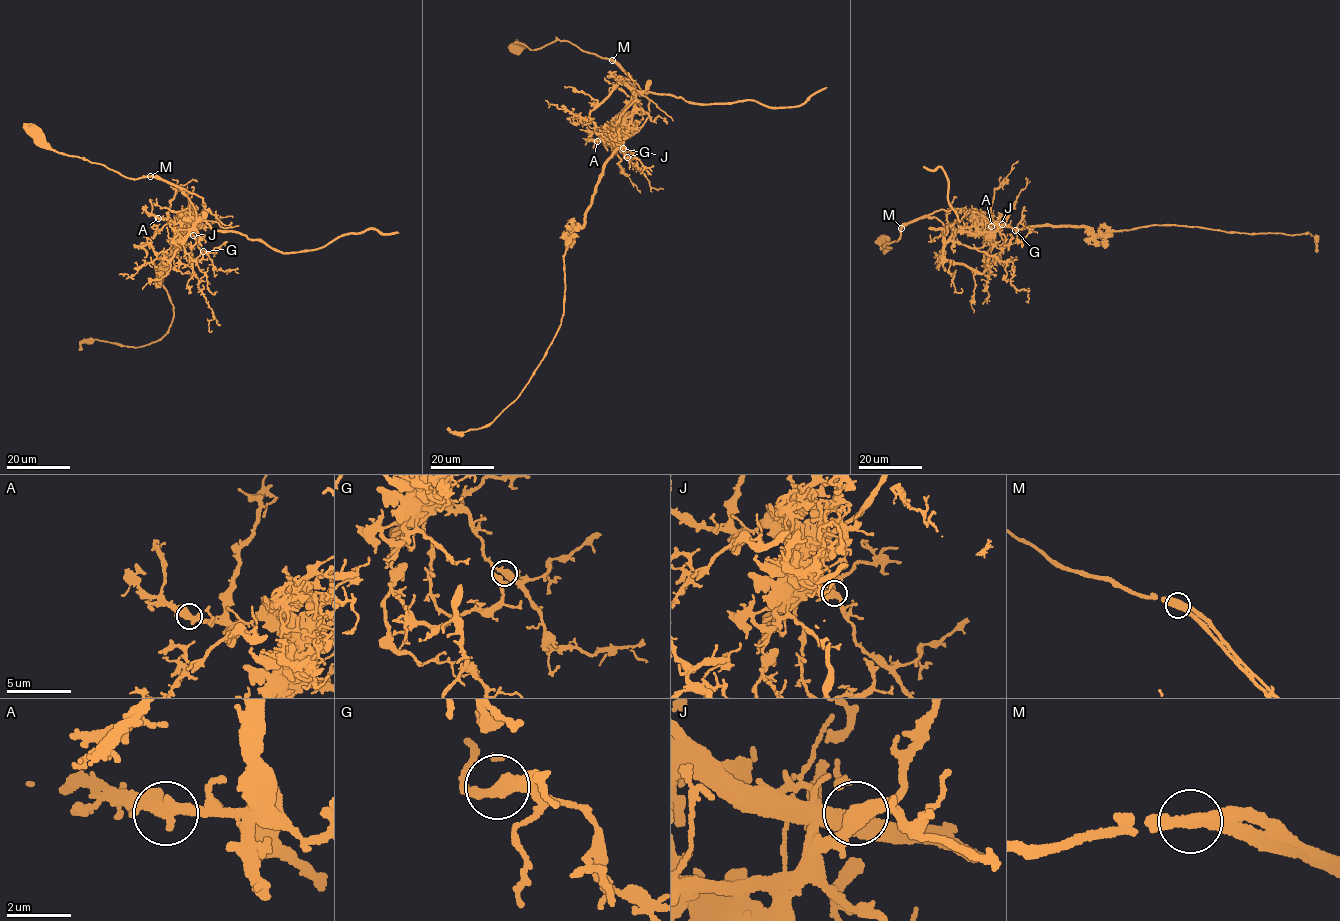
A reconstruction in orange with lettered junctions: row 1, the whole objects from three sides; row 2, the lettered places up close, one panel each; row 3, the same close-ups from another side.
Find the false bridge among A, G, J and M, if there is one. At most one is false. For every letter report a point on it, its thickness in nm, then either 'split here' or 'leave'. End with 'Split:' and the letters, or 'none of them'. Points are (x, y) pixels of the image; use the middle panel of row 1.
A: at (597, 141); 460 nm thick; leave
G: at (627, 157); 400 nm thick; leave
J: at (623, 148); 440 nm thick; leave
M: at (612, 60); 440 nm thick; split here
Split: M

